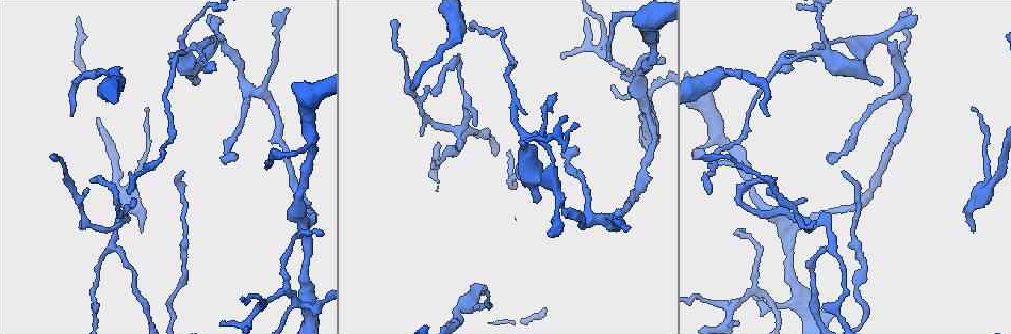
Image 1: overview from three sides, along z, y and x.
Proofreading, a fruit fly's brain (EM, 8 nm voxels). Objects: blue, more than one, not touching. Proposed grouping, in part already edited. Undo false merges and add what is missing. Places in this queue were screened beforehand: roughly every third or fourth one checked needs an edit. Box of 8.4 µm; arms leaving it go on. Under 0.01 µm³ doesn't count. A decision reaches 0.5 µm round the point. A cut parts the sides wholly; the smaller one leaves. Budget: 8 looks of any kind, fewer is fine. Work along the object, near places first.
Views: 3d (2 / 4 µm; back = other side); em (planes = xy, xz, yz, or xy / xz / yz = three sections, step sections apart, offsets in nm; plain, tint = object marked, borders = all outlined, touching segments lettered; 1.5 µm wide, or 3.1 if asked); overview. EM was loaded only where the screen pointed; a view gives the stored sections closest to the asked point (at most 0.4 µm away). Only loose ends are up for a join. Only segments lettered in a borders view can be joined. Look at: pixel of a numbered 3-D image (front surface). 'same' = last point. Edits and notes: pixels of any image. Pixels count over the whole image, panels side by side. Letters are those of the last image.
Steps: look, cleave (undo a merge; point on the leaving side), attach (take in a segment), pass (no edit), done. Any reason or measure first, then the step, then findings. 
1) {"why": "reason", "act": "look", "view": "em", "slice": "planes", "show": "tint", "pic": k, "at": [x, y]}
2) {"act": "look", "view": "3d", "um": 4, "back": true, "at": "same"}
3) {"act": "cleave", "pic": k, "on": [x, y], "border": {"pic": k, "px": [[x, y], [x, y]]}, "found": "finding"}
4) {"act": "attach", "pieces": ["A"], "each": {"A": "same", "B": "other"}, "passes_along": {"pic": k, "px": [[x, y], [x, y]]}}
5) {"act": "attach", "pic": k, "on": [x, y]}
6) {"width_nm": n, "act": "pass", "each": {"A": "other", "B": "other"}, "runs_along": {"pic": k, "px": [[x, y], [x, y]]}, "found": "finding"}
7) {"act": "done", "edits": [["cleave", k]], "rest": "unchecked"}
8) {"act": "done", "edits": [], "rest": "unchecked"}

{"act": "look", "view": "em", "slice": "planes", "show": "borders", "pic": 1, "at": [971, 109]}

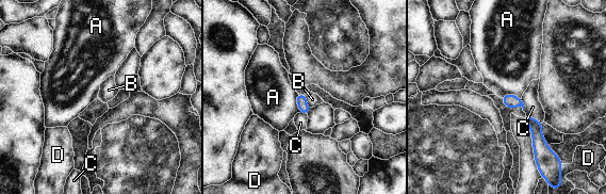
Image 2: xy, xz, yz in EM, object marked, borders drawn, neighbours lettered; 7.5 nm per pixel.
{"act": "pass", "each": {"A": "other", "B": "other", "C": "other", "D": "other"}, "border": {"pic": 2, "px": [[502, 96], [513, 94], [521, 98]]}, "found": "no lettered segment goes on from it"}

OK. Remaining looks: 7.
{"why": "a narrow waist", "act": "look", "view": "3d", "um": 4, "back": true, "pic": 1, "at": [616, 225]}

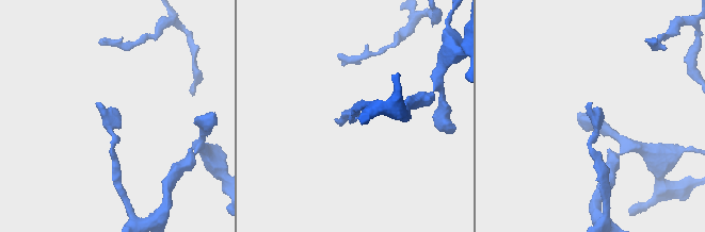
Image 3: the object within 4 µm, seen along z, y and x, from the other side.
{"why": "now the EM", "act": "look", "view": "em", "slice": "xy", "step": 4, "show": "tint", "pic": 3, "at": [596, 129]}

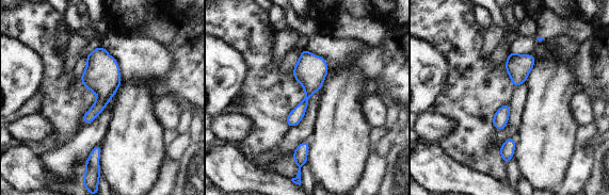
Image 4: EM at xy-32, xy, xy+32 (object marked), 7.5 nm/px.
{"act": "look", "view": "em", "slice": "planes", "show": "borders", "at": "same"}

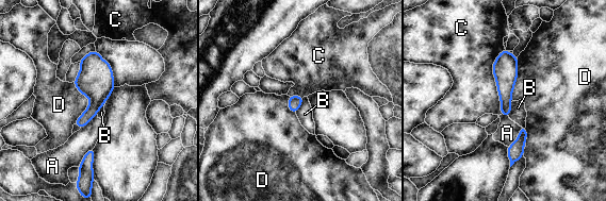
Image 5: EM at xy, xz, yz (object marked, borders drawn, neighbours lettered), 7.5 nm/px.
{"width_nm": 100, "act": "pass", "each": {"A": "other", "B": "other", "C": "other", "D": "other"}, "border": {"pic": 5, "px": [[304, 97], [302, 103], [296, 113]]}, "found": "continuous, no second neuron"}

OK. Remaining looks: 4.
{"why": "free end", "act": "look", "view": "3d", "um": 2, "pic": 1, "at": [92, 178]}

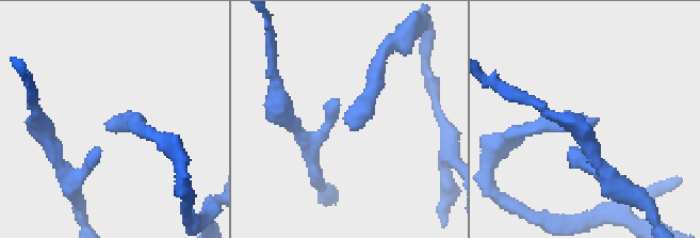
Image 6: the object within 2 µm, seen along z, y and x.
{"act": "look", "view": "em", "slice": "xz", "step": 8, "show": "tint", "pic": 6, "at": [352, 128]}

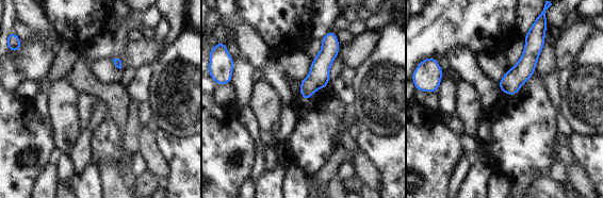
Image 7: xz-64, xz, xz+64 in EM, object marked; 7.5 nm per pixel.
{"why": "cut it another way", "act": "look", "view": "em", "slice": "planes", "show": "borders", "at": "same"}

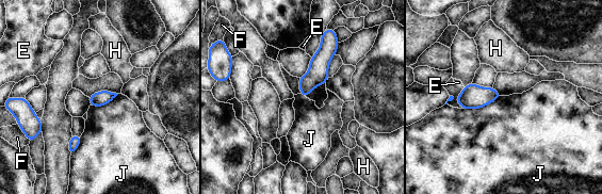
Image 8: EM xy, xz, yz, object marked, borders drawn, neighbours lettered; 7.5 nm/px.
{"act": "pass", "each": {"E": "other", "F": "other", "H": "other", "J": "other"}, "border": {"pic": 8, "px": [[501, 95], [485, 106], [462, 109]]}, "found": "none of them fits"}

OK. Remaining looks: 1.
{"act": "done", "edits": [], "rest": "unchecked"}

